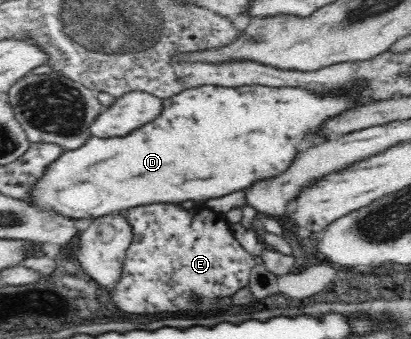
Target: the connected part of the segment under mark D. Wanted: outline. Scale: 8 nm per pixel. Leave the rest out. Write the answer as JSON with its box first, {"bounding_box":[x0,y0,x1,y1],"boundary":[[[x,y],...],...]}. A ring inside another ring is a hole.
{"bounding_box":[26,87,363,219],"boundary":[[[195,87],[193,89],[185,89],[179,95],[173,95],[169,99],[164,99],[163,106],[165,111],[161,111],[163,115],[159,115],[157,119],[153,119],[151,123],[129,133],[125,136],[117,136],[109,139],[91,137],[83,147],[78,147],[75,150],[64,150],[57,157],[55,162],[51,162],[43,173],[37,178],[37,181],[29,188],[28,198],[26,203],[34,207],[37,211],[48,211],[48,213],[58,213],[69,219],[95,219],[101,218],[107,214],[116,212],[125,212],[137,205],[161,203],[181,203],[181,201],[207,201],[207,199],[221,199],[233,191],[245,189],[249,187],[253,181],[263,179],[263,177],[271,177],[271,175],[279,175],[285,167],[289,167],[289,163],[293,161],[293,155],[297,153],[297,145],[307,139],[311,141],[305,133],[315,129],[319,123],[323,123],[323,119],[327,119],[329,115],[335,115],[347,107],[353,107],[355,104],[363,104],[362,101],[356,101],[352,97],[344,97],[344,95],[333,95],[333,99],[325,99],[325,97],[317,97],[311,91],[305,89],[271,89],[271,87],[237,87],[237,89],[227,89],[227,87]]]}

